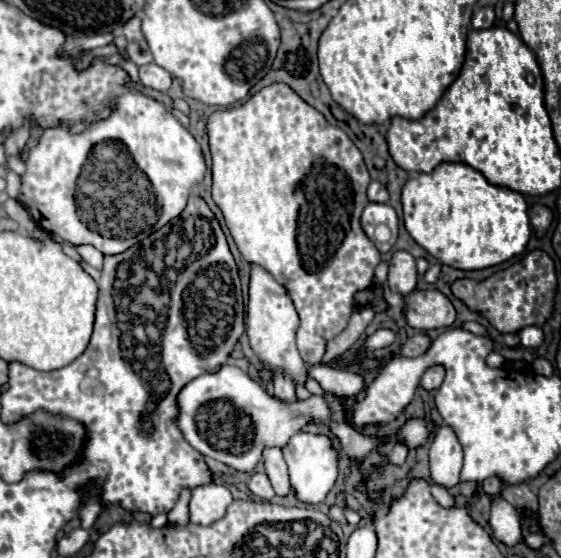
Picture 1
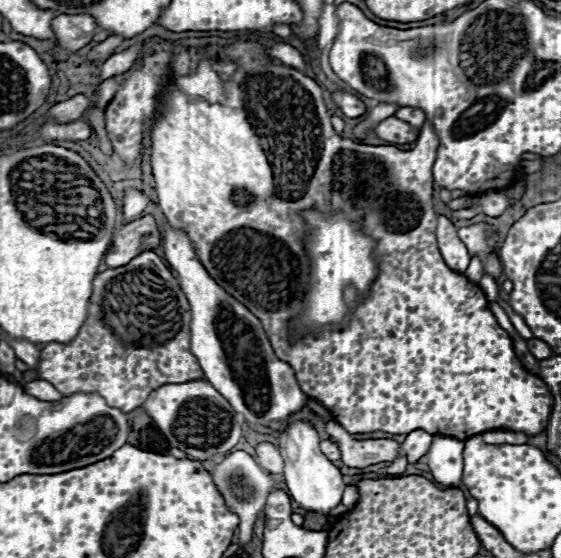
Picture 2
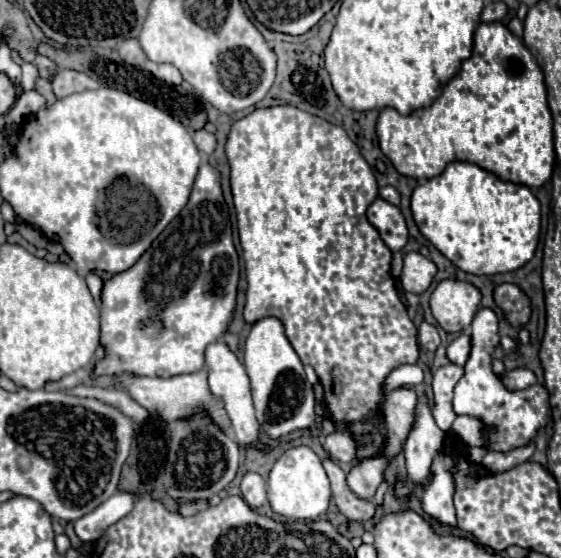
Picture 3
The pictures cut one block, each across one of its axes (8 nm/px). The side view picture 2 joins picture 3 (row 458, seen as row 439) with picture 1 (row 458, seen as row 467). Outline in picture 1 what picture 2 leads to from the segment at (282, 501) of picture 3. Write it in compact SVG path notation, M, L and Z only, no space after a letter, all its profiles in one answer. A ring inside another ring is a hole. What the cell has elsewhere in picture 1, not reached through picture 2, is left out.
M298 432L282 448L282 452L284 452L284 460L288 464L288 472L290 472L290 486L296 494L296 498L304 504L324 502L326 494L334 488L334 482L338 476L338 460L336 460L336 452L332 450L332 440L328 436L320 436L320 434Z

